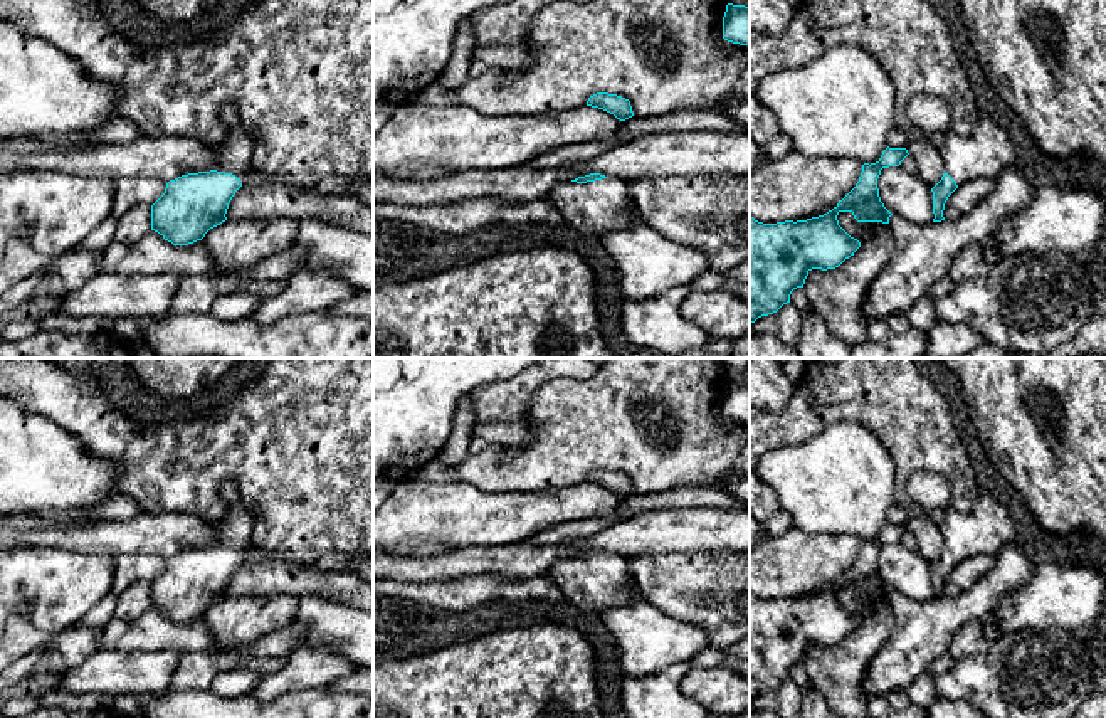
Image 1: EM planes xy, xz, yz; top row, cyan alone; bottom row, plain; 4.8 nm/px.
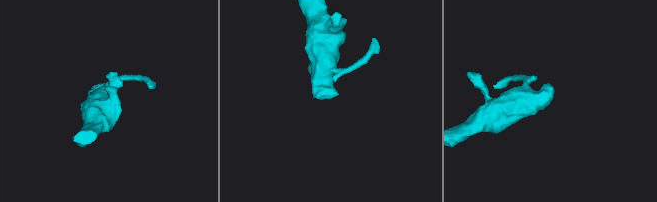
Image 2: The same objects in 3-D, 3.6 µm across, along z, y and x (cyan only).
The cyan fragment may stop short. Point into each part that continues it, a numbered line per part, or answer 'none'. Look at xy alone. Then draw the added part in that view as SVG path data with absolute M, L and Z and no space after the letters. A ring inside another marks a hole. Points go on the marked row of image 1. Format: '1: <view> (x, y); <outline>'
1: xy (236, 155); M240 129L230 131L229 140L215 146L219 156L217 172L232 173L237 178L242 177L252 166L255 140Z

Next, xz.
1: xz (597, 207); M615 177L560 183L550 192L548 200L556 205L568 227L598 239L644 222L629 193L629 183Z

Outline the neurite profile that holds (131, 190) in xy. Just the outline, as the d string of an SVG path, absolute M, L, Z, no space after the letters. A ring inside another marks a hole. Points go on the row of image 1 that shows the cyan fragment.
M128 177L114 180L114 198L111 215L119 219L126 210L138 203L153 205L166 188L166 182L158 178Z

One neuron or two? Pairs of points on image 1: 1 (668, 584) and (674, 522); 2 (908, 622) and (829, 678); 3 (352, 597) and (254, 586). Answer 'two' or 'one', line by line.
1: two
2: two
3: one

